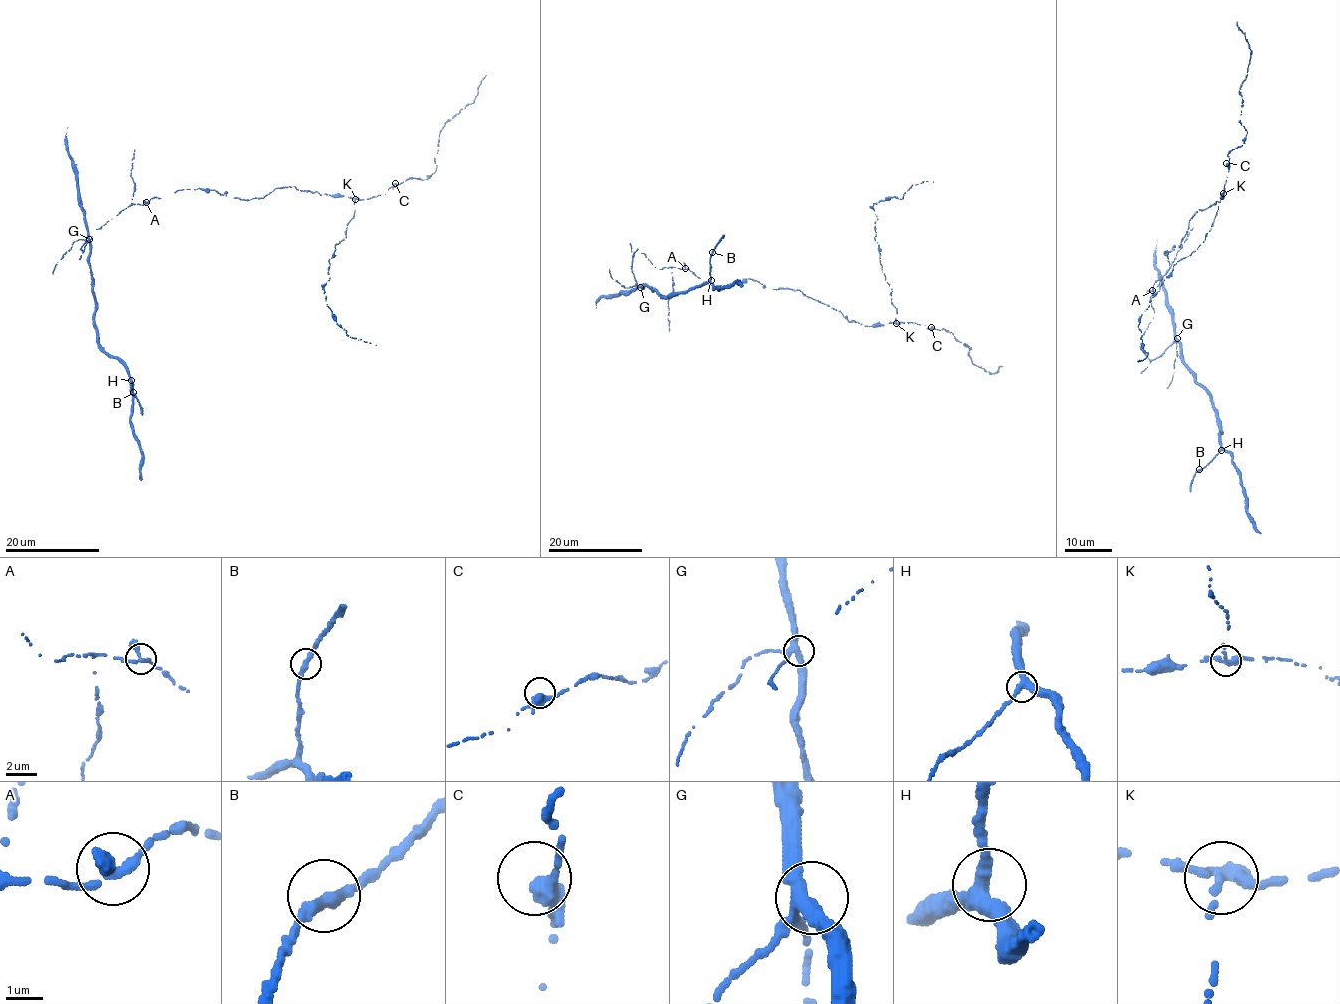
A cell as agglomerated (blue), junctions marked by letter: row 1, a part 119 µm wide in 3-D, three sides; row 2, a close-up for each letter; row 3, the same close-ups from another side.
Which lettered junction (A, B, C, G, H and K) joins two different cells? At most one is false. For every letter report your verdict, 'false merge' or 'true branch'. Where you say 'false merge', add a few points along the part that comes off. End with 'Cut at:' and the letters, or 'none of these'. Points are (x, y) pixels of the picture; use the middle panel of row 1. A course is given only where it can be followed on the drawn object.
A: true branch
B: true branch
C: true branch
G: true branch
H: true branch
K: false merge; course (896, 323), (897, 311), (874, 238), (877, 218), (871, 207), (894, 196), (901, 199), (913, 184), (933, 182)
Cut at: K

